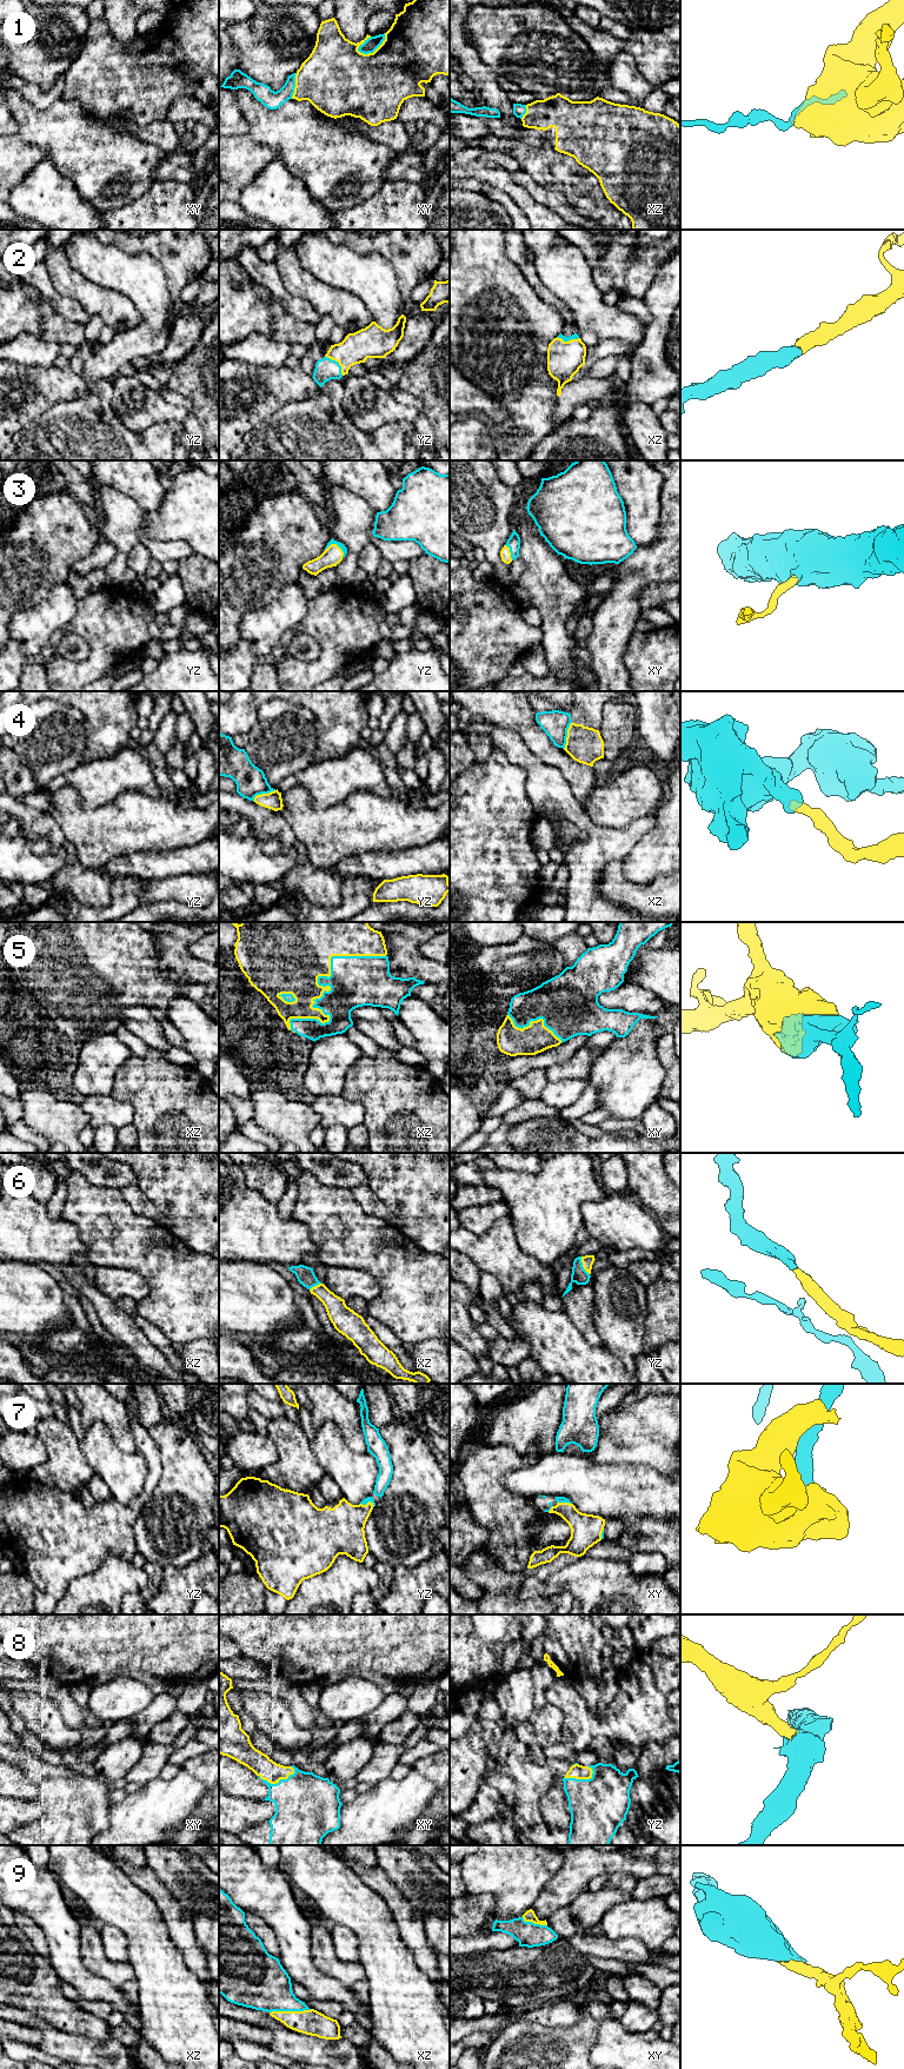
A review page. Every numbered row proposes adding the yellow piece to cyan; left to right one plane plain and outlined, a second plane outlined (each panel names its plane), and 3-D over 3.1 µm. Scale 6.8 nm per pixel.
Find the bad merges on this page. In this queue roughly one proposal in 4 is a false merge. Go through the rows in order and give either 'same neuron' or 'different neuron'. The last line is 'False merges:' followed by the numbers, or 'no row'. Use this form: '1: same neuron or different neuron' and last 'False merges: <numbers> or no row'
1: different neuron
2: same neuron
3: same neuron
4: different neuron
5: same neuron
6: same neuron
7: same neuron
8: same neuron
9: same neuron
False merges: 1, 4

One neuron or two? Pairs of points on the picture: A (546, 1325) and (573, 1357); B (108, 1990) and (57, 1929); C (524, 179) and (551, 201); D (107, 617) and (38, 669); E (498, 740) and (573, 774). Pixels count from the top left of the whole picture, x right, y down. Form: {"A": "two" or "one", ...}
{"A": "one", "B": "one", "C": "one", "D": "two", "E": "two"}

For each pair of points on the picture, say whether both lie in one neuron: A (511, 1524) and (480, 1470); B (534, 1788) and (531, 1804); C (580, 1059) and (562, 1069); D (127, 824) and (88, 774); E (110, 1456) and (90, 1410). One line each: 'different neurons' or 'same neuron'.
A: same neuron
B: same neuron
C: same neuron
D: different neurons
E: different neurons

